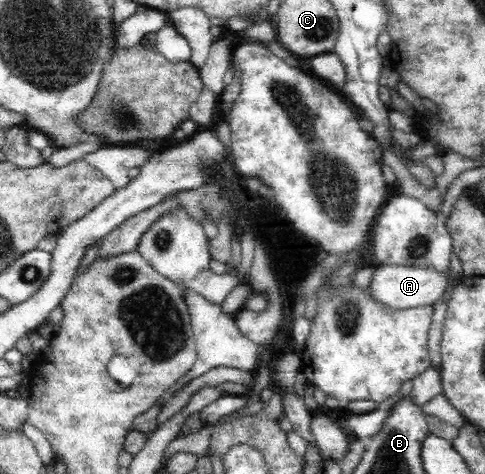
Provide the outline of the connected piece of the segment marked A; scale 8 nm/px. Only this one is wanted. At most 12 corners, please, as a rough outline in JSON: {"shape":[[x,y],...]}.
{"shape":[[378,265],[369,293],[395,310],[442,299],[445,274],[429,266]]}

